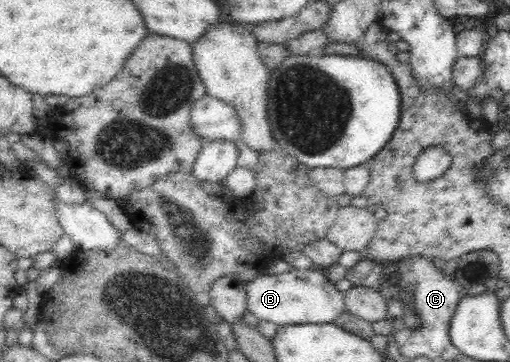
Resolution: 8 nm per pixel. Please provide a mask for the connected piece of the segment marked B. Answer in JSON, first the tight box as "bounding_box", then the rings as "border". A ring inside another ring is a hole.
{"bounding_box":[244,265,345,327],"border":[[[321,265],[281,274],[257,275],[253,281],[245,281],[244,284],[247,292],[246,309],[258,320],[270,321],[278,327],[330,323],[345,312],[344,293],[327,280],[325,267]]]}

